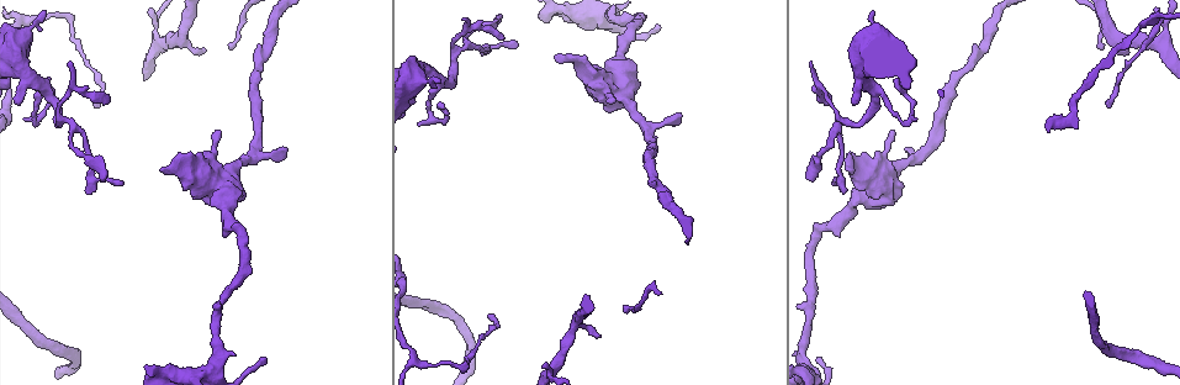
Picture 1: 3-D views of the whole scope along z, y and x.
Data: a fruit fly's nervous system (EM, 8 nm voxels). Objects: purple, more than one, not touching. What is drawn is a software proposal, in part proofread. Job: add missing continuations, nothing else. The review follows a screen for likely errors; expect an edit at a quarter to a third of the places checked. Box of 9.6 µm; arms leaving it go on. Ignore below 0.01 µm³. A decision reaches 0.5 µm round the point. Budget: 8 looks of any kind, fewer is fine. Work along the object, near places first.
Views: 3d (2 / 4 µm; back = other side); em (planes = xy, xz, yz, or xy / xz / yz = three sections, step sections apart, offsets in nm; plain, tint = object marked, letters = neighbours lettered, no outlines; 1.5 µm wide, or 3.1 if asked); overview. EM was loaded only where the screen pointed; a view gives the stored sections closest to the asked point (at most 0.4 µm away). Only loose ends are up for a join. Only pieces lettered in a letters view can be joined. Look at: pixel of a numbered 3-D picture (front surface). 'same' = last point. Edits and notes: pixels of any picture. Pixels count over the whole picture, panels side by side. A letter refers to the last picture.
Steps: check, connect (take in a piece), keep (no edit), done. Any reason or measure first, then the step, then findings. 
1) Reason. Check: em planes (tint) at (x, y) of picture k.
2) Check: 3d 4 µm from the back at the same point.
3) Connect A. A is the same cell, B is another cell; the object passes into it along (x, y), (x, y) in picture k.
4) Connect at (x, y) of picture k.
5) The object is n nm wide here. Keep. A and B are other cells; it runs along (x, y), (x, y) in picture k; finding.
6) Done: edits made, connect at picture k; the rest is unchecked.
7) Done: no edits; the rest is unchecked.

Branch stops here. Check: 3d 2 µm at (822, 102) of picture 1.

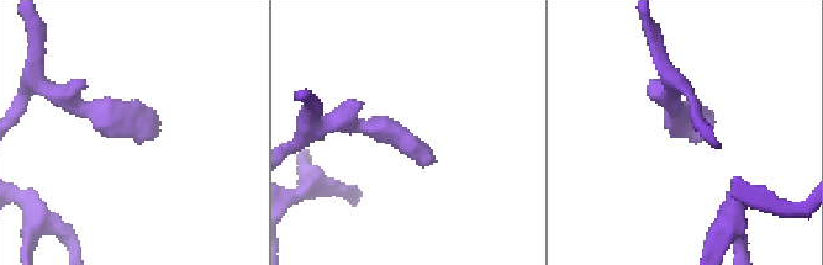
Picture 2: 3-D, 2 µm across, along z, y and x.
Shape alone is not enough. Check: em planes (plain) at (422, 141) of picture 2.

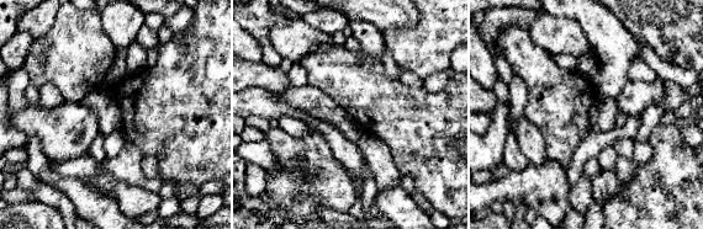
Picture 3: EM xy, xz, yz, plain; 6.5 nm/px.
What lies round it. Check: em planes (letters) at the same point.

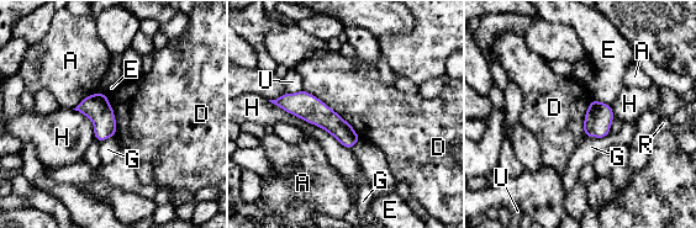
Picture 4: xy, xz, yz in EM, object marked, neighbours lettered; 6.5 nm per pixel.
Keep. A, D, E, G, H, R and U are other cells; none of them fits.

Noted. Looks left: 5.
Tapers out. Check: 3d 2 µm at (834, 185) of picture 1.

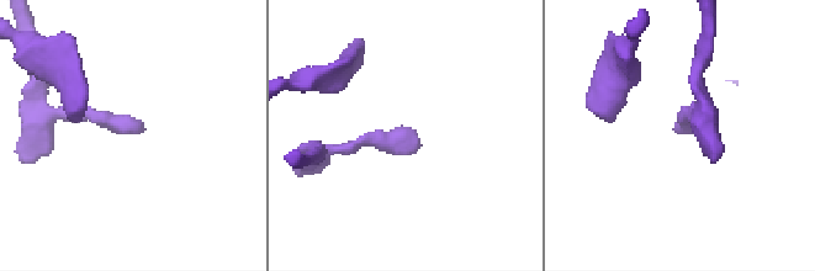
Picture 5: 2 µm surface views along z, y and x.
Shape alone is not enough. Check: em xy step 4 (letters) at (143, 131) of picture 5.

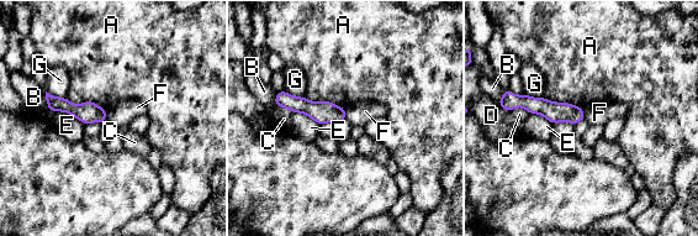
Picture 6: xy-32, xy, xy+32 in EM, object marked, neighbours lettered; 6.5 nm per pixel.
Check: em planes (letters) at the same point.

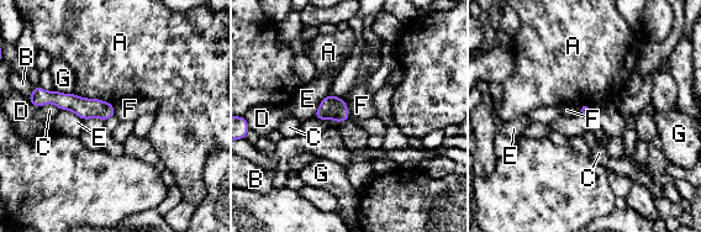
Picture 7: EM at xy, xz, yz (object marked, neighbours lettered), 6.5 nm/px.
Keep. A, B, C, D, E, F and G are other cells; it runs along (40, 101), (58, 99), (110, 112) in picture 7; no lettered piece goes on from it.

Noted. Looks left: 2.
Check: 3d 4 µm from the back at (1110, 106) of picture 1.

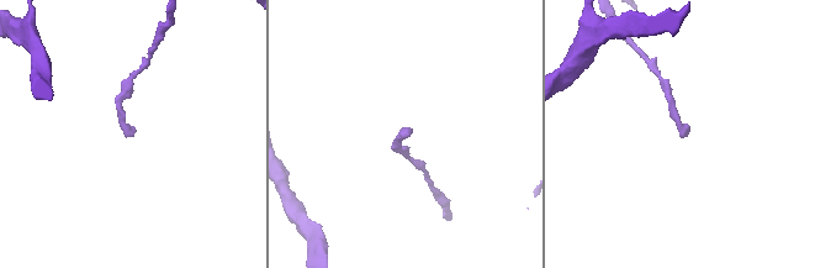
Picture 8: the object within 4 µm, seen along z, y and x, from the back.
Check: em planes (letters) at (682, 136) of picture 8.

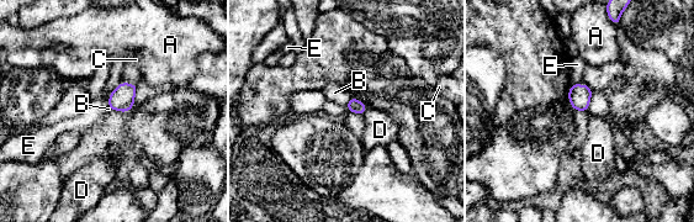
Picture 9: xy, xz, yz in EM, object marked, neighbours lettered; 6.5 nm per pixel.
The longest contact is with E, 200 nm. Keep. A, B, C, D and E are other cells; a border runs along (367, 107), (361, 115) in picture 9; none of them fits.

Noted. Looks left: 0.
Done: no edits; the rest is unchecked.

